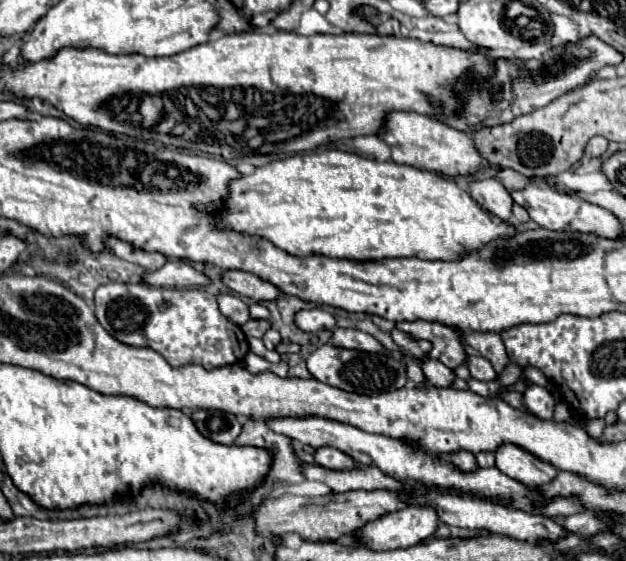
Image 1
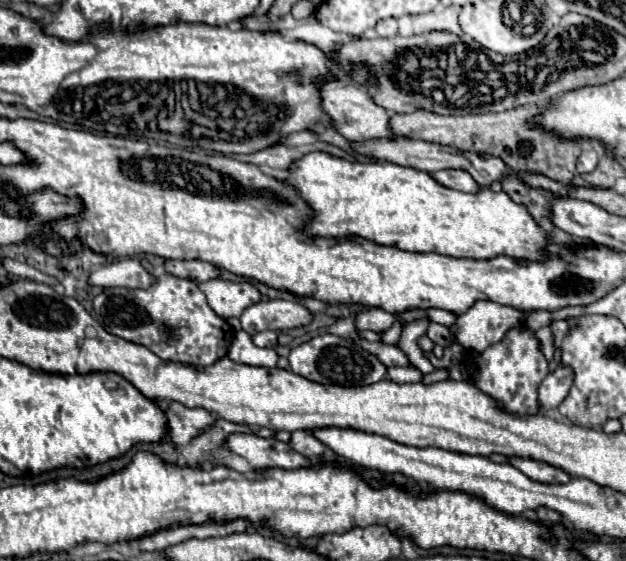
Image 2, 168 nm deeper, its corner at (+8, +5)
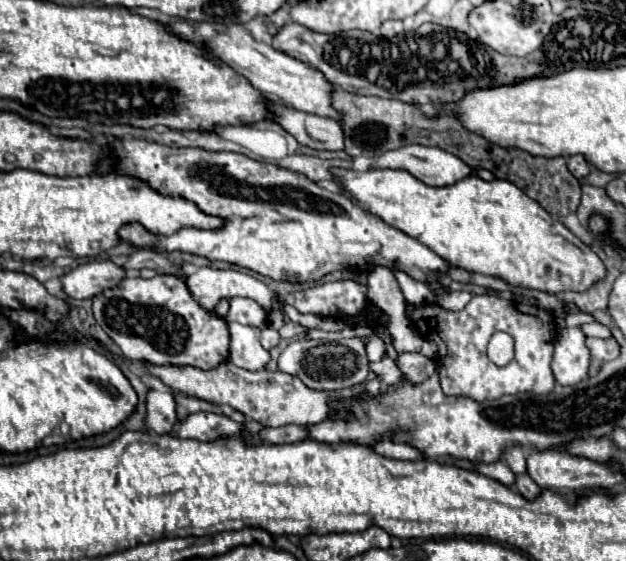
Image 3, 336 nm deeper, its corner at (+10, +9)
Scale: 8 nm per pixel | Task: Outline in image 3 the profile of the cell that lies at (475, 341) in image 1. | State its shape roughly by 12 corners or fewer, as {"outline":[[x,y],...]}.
{"outline":[[360,338],[294,340],[278,370],[340,392],[368,376]]}

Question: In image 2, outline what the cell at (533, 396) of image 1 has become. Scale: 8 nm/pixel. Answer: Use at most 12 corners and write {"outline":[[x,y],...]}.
{"outline":[[558,366],[538,388],[538,404],[556,408],[572,386],[572,370]]}

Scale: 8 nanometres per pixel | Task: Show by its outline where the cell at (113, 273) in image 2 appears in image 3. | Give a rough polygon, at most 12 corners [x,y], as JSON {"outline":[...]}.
{"outline":[[108,260],[60,276],[68,298],[94,298],[118,286],[126,270]]}

